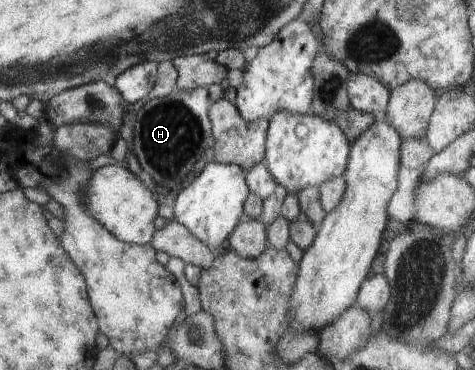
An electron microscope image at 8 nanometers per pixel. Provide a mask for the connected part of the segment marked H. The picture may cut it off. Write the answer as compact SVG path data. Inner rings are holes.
M196 87L189 91L170 91L166 96L150 99L141 103L140 108L135 108L133 131L132 131L132 152L138 159L140 166L149 174L161 188L163 193L176 194L182 188L182 180L192 172L194 164L200 160L200 156L206 150L206 144L210 144L210 121L208 120L208 110L211 109L212 102L209 97L209 90L204 87Z

